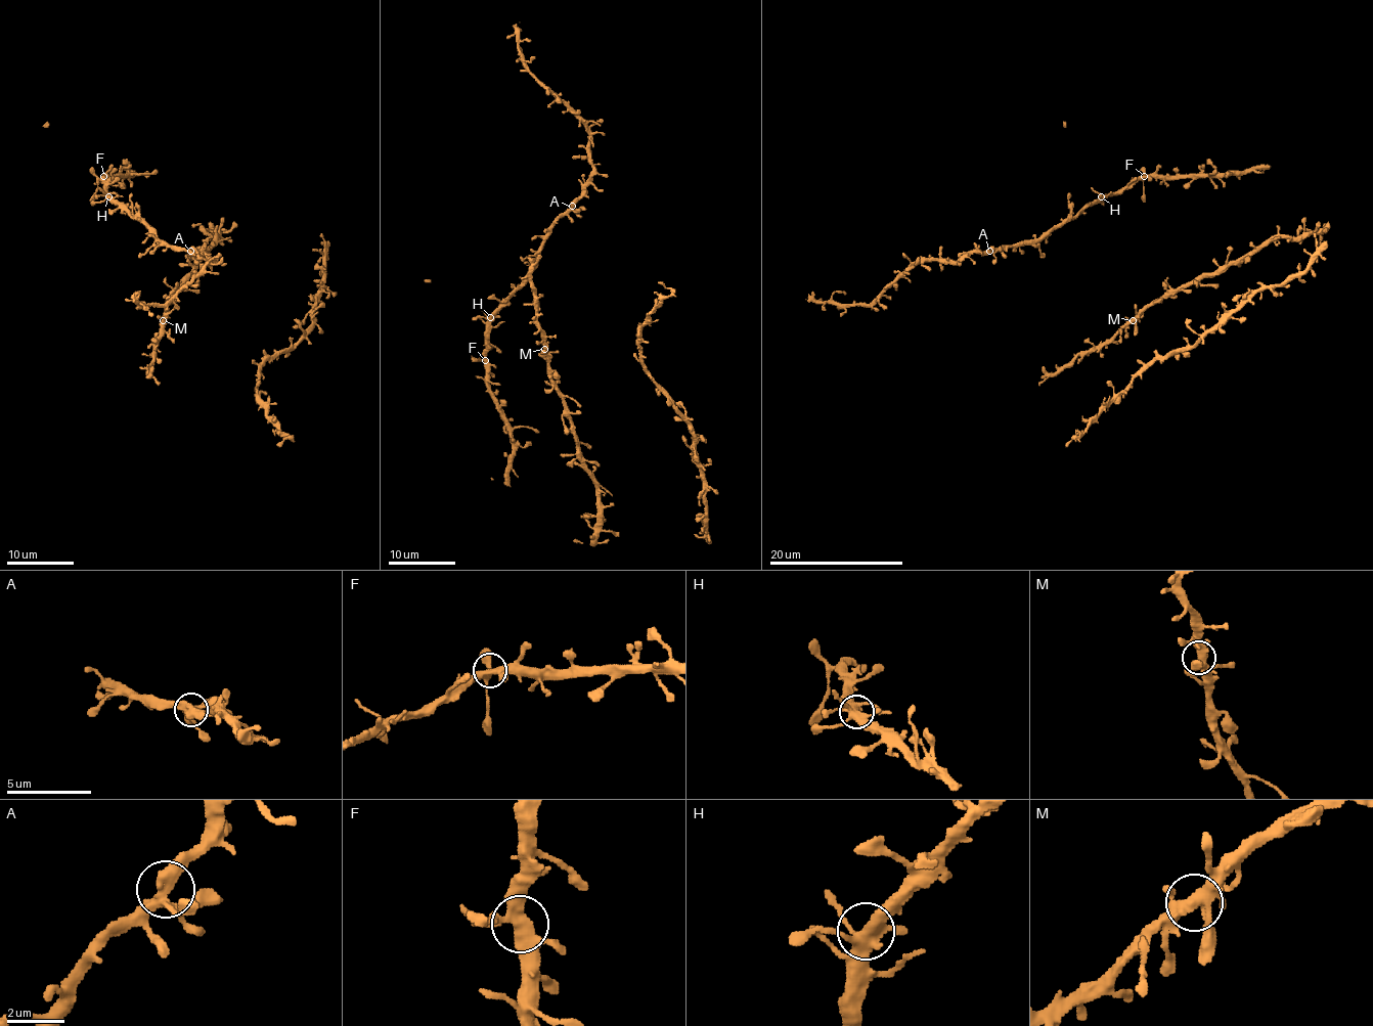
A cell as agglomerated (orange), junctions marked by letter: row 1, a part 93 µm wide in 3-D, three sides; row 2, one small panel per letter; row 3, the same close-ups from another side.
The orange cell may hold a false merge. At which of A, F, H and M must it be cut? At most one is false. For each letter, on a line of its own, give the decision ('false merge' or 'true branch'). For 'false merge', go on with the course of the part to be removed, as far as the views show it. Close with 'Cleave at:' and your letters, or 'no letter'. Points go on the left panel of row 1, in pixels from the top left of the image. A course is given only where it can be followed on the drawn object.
A: true branch
F: true branch
H: true branch
M: true branch
Cleave at: no letter

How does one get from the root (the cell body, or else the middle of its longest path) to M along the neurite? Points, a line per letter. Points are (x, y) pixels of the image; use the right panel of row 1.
M: (1245, 255), (1211, 273), (1201, 273), (1153, 301), (1133, 320)

